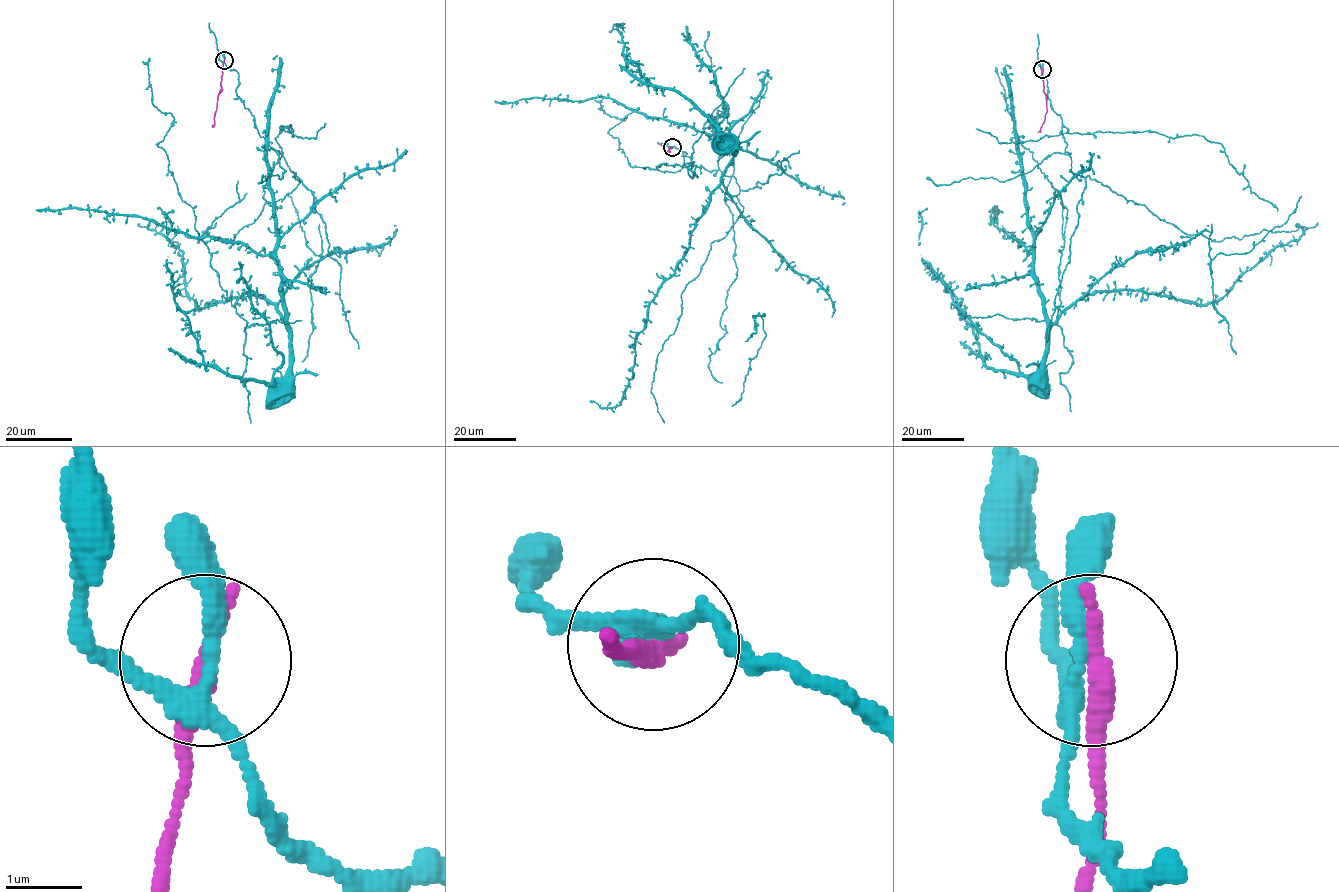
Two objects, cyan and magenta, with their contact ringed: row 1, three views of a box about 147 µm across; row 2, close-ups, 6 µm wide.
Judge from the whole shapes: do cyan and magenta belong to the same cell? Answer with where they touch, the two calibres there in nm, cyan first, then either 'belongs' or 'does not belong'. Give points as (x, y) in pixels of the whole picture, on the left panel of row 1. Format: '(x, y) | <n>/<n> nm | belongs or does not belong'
(224, 60) | 220/340 nm | does not belong

